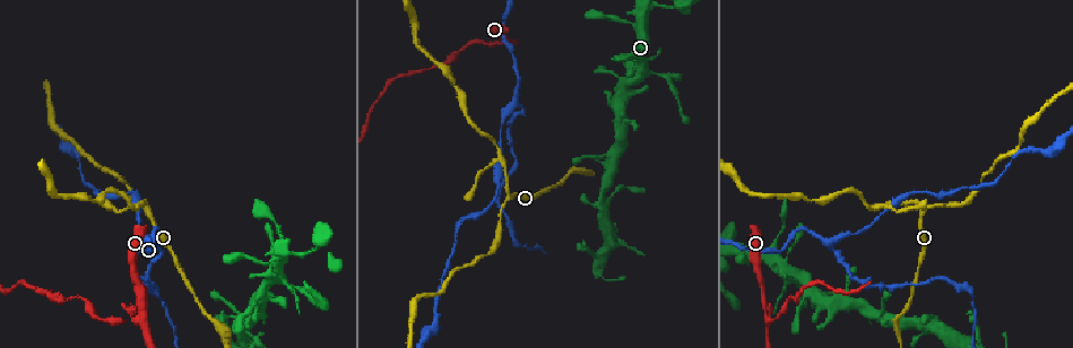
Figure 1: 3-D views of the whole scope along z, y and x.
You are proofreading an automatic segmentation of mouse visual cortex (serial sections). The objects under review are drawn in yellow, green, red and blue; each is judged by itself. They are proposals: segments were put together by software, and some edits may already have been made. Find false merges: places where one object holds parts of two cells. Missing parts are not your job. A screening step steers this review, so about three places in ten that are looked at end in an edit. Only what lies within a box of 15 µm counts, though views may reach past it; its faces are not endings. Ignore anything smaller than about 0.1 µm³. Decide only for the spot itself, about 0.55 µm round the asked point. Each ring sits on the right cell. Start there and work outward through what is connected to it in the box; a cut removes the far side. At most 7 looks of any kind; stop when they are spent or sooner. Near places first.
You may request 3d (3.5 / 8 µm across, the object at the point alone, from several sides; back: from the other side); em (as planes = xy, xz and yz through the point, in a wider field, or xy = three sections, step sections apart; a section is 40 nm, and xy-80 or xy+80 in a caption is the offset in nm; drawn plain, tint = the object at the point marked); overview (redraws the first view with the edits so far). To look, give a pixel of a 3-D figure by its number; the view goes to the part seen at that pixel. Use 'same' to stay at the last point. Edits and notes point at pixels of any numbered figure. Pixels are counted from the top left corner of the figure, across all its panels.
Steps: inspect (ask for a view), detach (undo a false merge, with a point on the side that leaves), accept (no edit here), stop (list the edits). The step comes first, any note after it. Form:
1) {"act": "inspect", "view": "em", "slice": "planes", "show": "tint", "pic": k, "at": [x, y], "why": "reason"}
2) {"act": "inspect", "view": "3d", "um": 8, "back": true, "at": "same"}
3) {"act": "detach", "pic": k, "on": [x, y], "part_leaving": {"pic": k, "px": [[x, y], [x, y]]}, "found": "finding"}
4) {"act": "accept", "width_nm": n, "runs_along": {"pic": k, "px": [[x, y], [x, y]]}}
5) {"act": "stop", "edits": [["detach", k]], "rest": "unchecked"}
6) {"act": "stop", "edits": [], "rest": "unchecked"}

{"act": "inspect", "view": "3d", "um": 3.5, "pic": 1, "at": [501, 44], "why": "two arms in line, one across"}

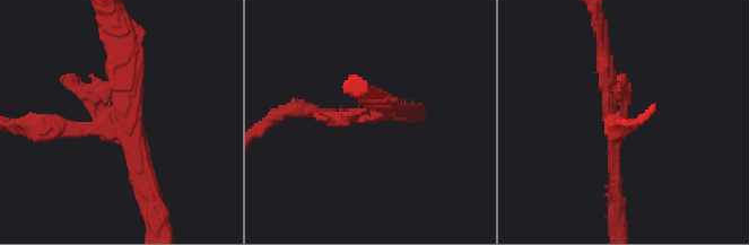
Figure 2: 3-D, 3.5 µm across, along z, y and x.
{"act": "inspect", "view": "em", "slice": "xy", "step": 3, "show": "tint", "pic": 2, "at": [128, 126], "arms": 3, "arm_widths_nm": [100, 150, 250]}

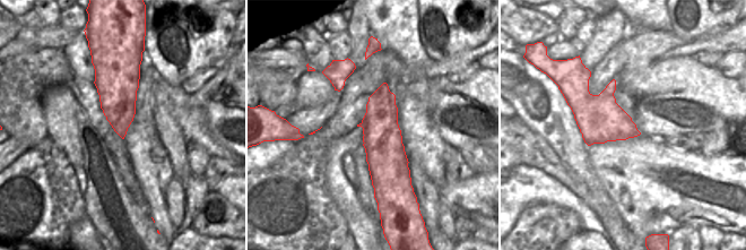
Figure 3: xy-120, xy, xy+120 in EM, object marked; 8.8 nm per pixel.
{"act": "inspect", "view": "em", "slice": "xy", "step": 2, "show": "tint", "at": "same"}

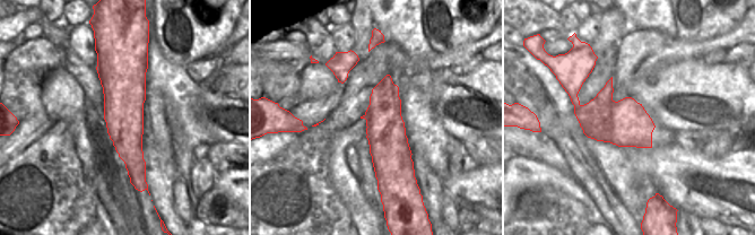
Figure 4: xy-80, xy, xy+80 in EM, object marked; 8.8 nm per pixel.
{"act": "detach", "pic": 2, "on": [71, 82], "part_leaving": {"pic": 2, "px": [[113, 127], [34, 127], [24, 123]]}, "found": "two cells meet here"}

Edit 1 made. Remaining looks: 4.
{"act": "inspect", "view": "3d", "um": 3.5, "pic": 1, "at": [516, 100], "why": "three-way junction"}

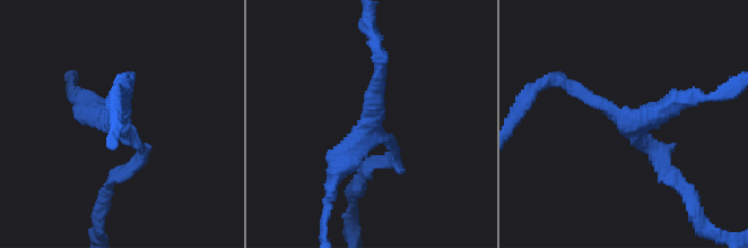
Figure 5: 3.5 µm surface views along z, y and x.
{"act": "inspect", "view": "em", "slice": "xy", "step": 2, "show": "tint", "pic": 5, "at": [626, 120], "arms": 3, "arm_widths_nm": [150, 200, 300], "why": "shape alone is not enough"}

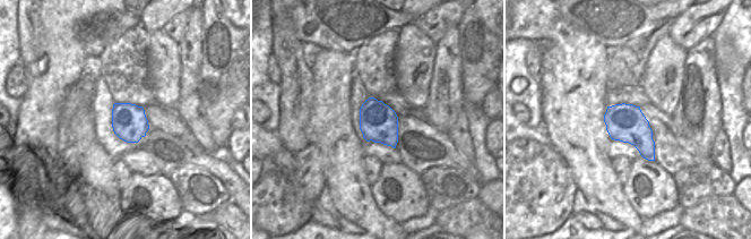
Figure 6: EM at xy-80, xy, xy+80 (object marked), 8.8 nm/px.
{"act": "accept", "runs_along": {"pic": 5, "px": [[380, 63], [368, 124], [331, 182]]}, "found": "all the same cell"}

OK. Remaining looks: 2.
{"act": "inspect", "view": "3d", "um": 8, "back": true, "pic": 1, "at": [927, 324], "why": "branch point"}

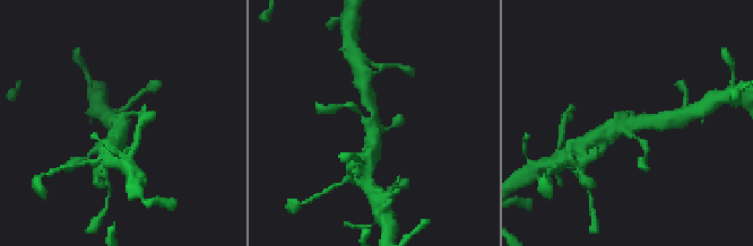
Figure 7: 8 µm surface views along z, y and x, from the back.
{"act": "inspect", "view": "em", "slice": "xy", "step": 2, "show": "tint", "pic": 7, "at": [628, 122], "why": "now the EM"}

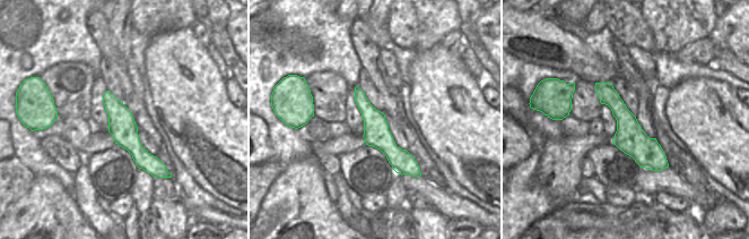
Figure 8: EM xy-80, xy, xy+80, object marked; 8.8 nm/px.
{"act": "accept", "runs_along": {"pic": 7, "px": [[658, 121], [629, 122], [599, 134]]}, "found": "continuous, no second cell"}

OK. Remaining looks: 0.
{"act": "stop", "edits": [["detach", 2]], "rest": "unchecked"}

